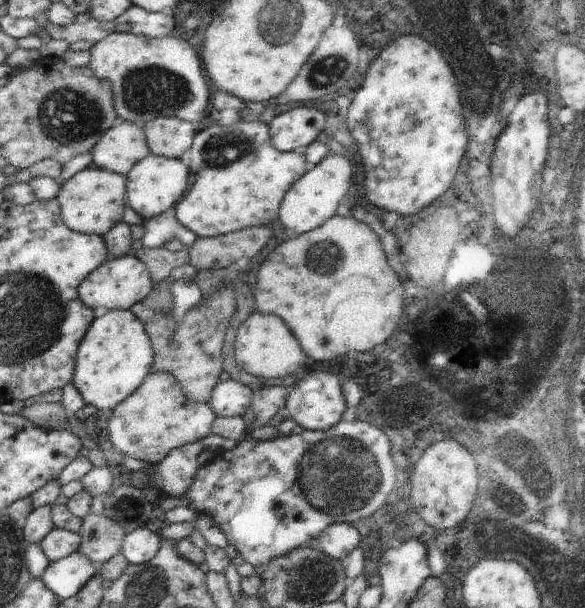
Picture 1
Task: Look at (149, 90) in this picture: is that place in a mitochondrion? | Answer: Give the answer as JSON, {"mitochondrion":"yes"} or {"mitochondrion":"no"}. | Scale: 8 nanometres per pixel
{"mitochondrion":"yes"}

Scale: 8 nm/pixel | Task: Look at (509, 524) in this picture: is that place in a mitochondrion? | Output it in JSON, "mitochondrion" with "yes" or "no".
{"mitochondrion":"yes"}

